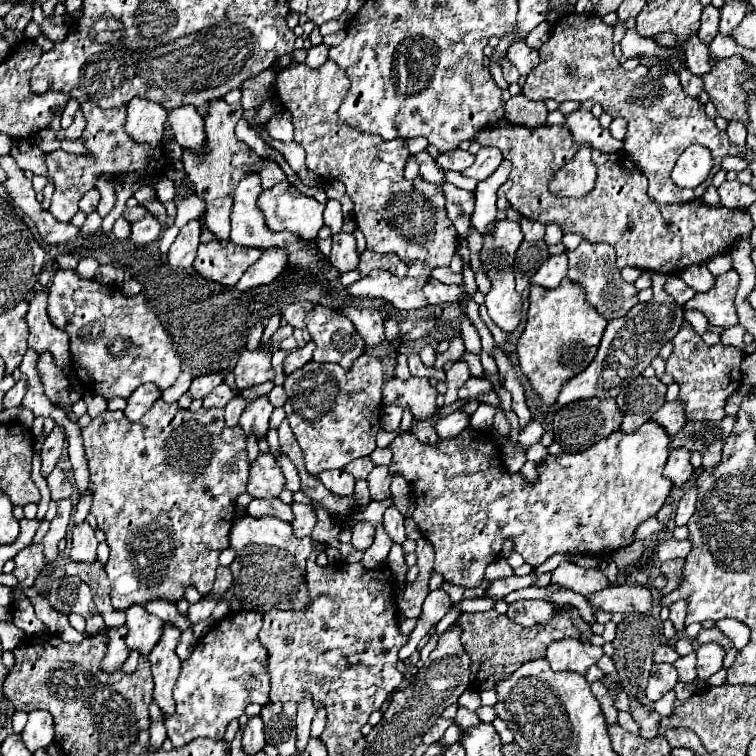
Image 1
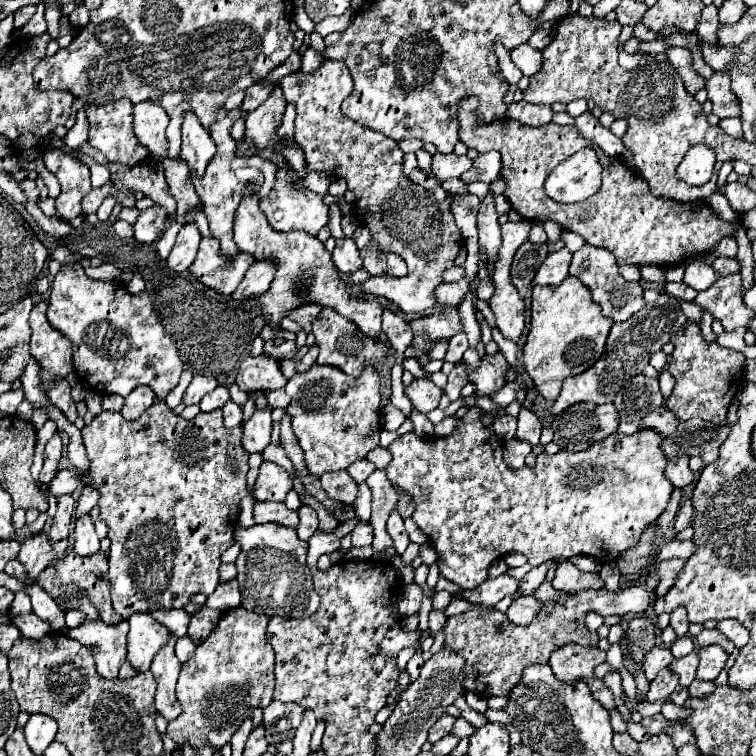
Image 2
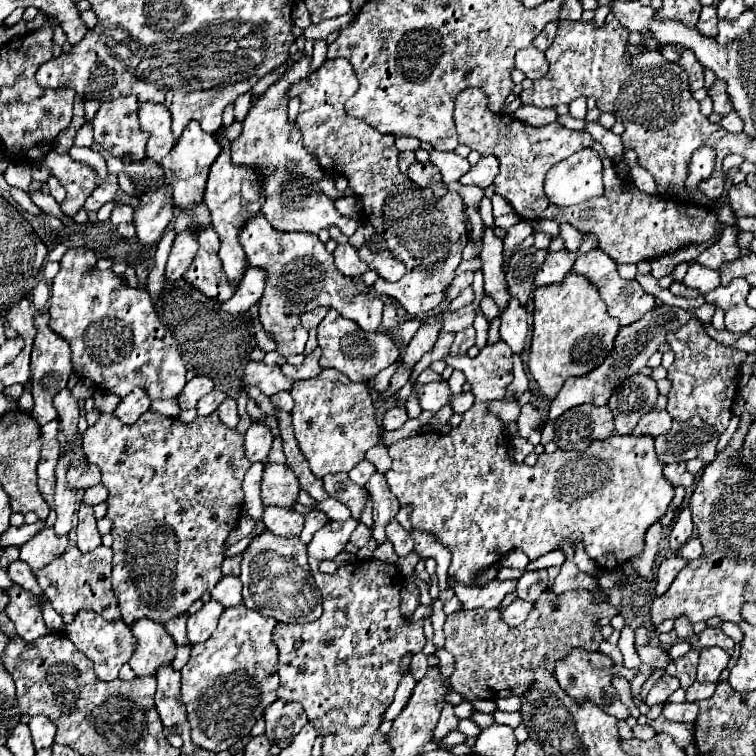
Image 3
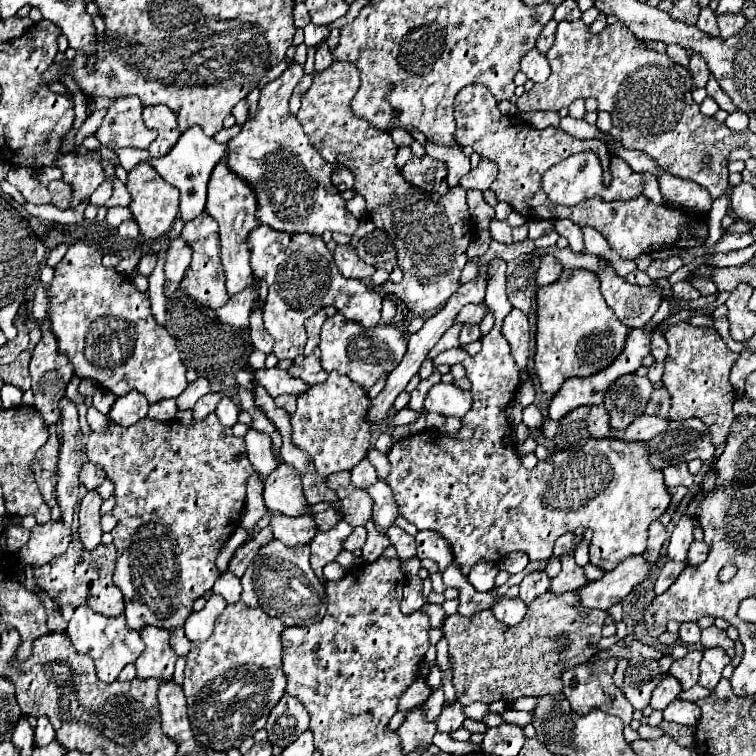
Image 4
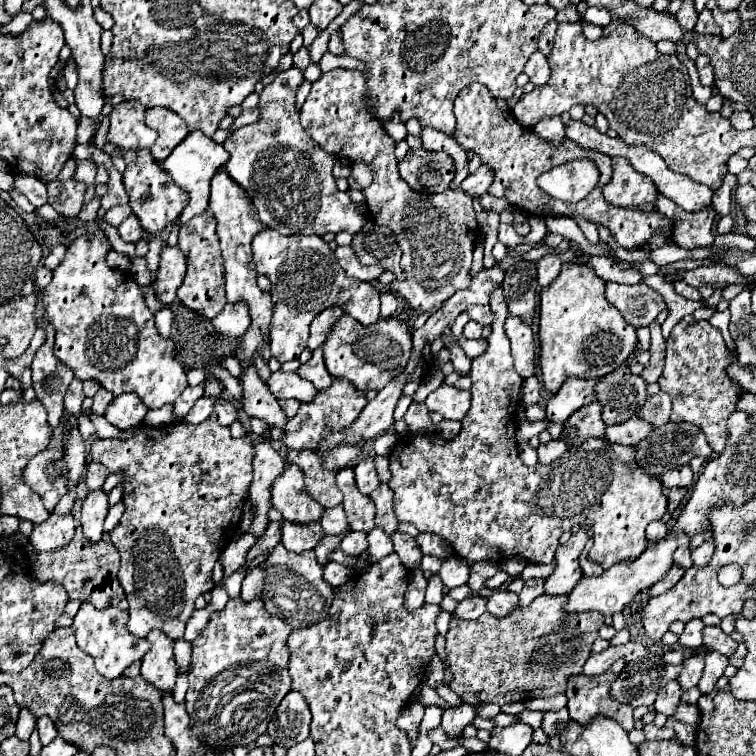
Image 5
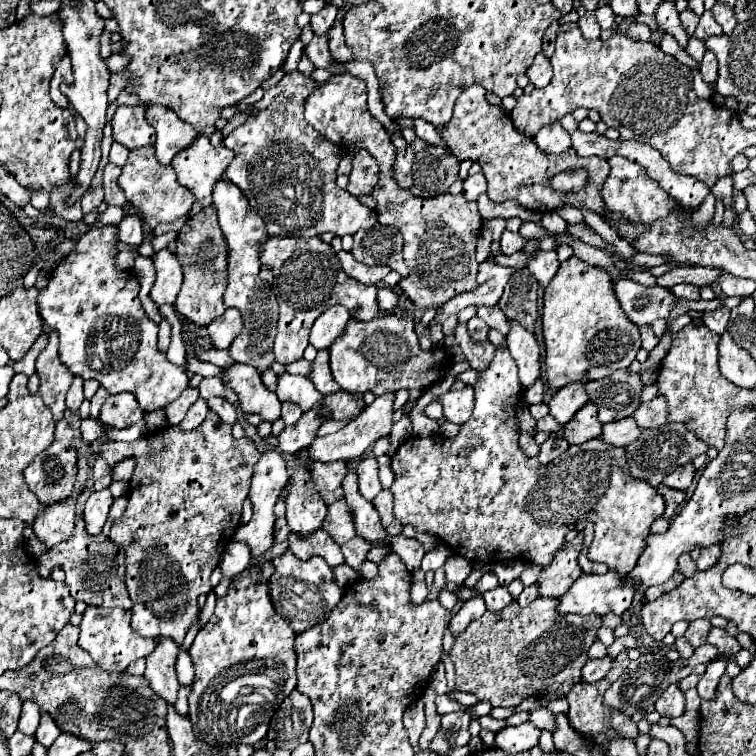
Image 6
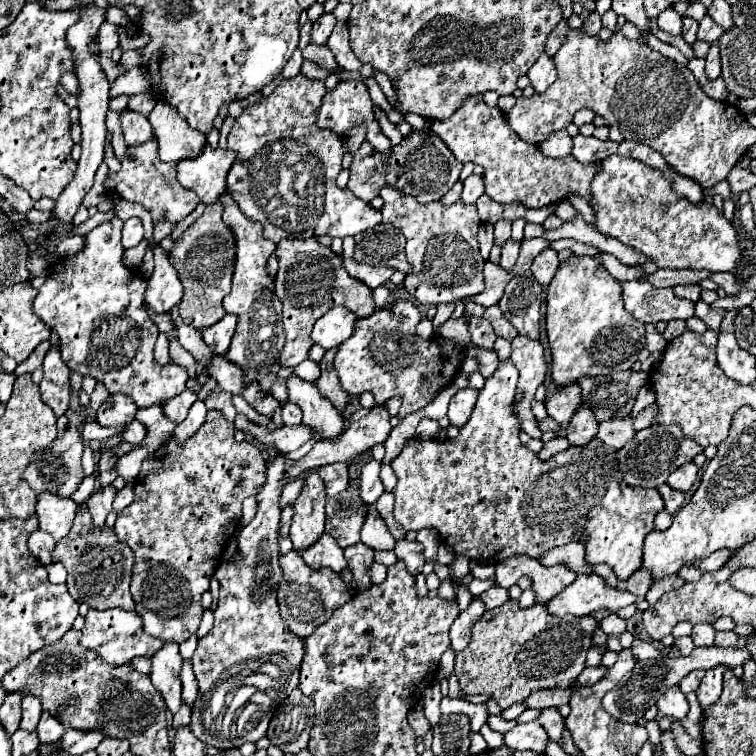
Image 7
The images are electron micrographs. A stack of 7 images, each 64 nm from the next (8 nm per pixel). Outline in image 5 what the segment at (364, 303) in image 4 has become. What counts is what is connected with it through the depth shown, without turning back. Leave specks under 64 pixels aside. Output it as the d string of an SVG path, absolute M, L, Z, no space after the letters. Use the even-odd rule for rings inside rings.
M262 230L252 240L252 252L256 272L268 276L272 282L274 314L270 320L270 350L278 362L296 360L302 354L312 318L330 306L340 306L364 326L380 320L380 292L370 282L348 278L320 236L282 236L276 230Z

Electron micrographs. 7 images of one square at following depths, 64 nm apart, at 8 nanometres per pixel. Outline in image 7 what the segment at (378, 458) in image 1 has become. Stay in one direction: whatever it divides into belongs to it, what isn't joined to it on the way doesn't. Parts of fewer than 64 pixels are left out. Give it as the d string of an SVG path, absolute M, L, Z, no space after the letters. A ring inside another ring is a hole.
M382 462L380 478L382 478L382 484L384 484L384 488L386 488L388 492L396 486L396 474L394 474L394 470L390 468L390 464L384 464L384 462Z

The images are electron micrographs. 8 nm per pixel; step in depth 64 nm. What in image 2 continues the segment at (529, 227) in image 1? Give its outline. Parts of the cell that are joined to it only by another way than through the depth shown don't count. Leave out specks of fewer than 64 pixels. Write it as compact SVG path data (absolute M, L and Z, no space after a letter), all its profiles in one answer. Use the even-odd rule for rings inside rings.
M532 222L528 240L534 242L534 244L542 244L542 242L546 242L546 232L544 232L544 228L542 228L542 222Z

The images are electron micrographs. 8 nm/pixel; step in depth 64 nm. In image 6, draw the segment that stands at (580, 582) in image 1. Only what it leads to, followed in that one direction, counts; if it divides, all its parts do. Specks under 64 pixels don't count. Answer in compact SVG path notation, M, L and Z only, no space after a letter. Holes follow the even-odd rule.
M584 530L578 532L578 536L570 542L566 542L554 556L552 564L548 564L538 580L540 596L544 598L560 598L568 592L572 582L580 578L582 568L578 566L578 554L582 550Z

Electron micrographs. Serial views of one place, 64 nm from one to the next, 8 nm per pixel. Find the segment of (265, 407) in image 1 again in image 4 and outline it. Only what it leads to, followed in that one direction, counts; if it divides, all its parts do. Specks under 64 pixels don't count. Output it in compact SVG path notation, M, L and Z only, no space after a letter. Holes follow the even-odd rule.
M254 428L248 430L246 434L246 452L248 452L248 460L252 462L252 466L260 472L262 480L276 468L276 458L272 456L272 440L268 434L258 432Z

